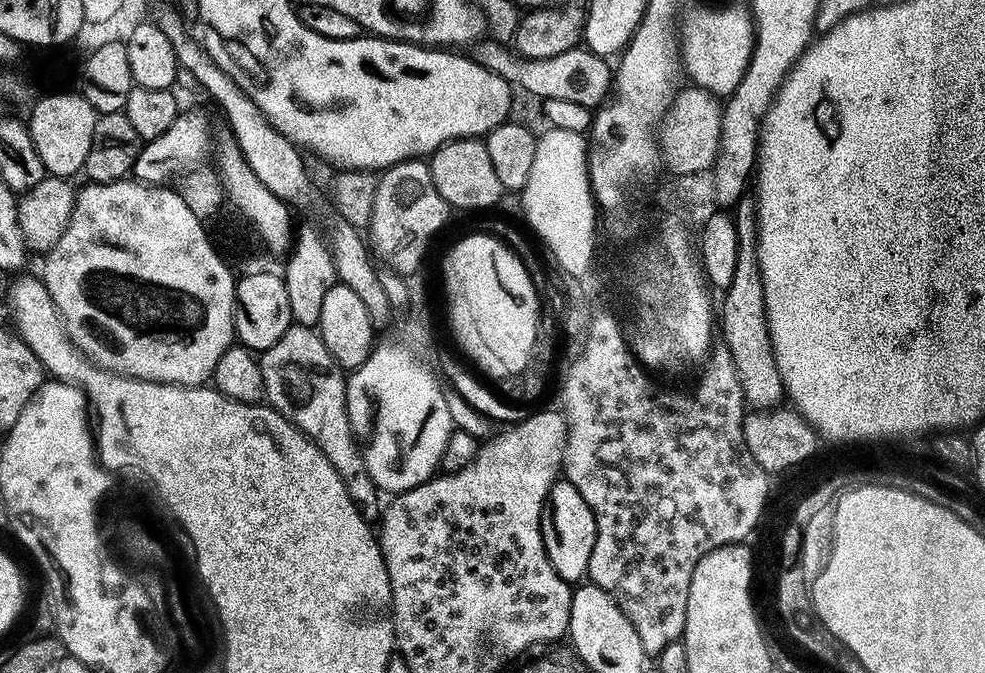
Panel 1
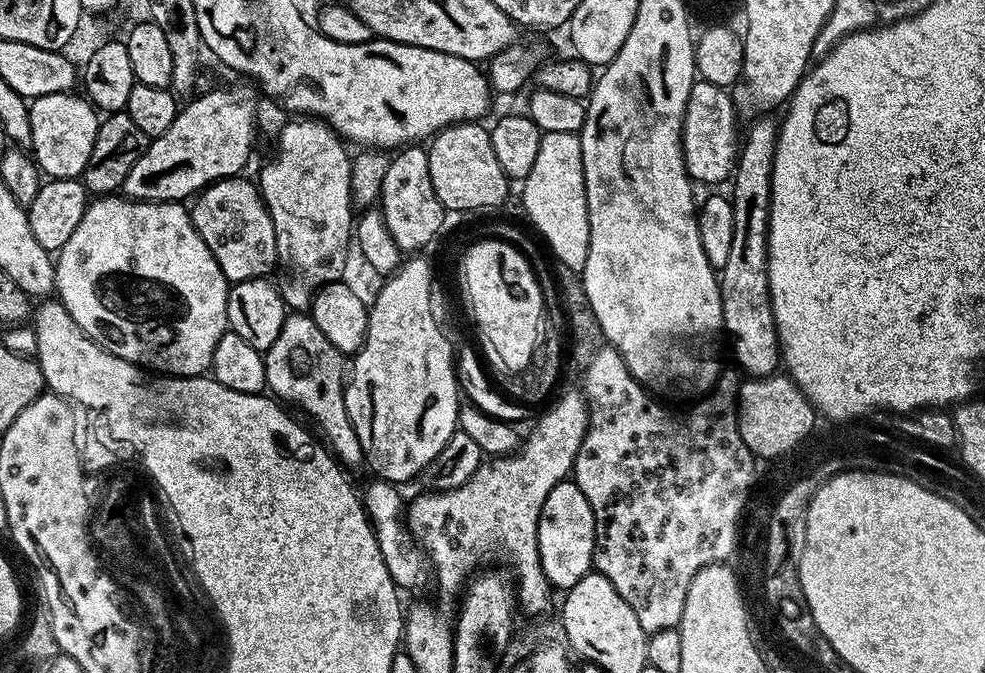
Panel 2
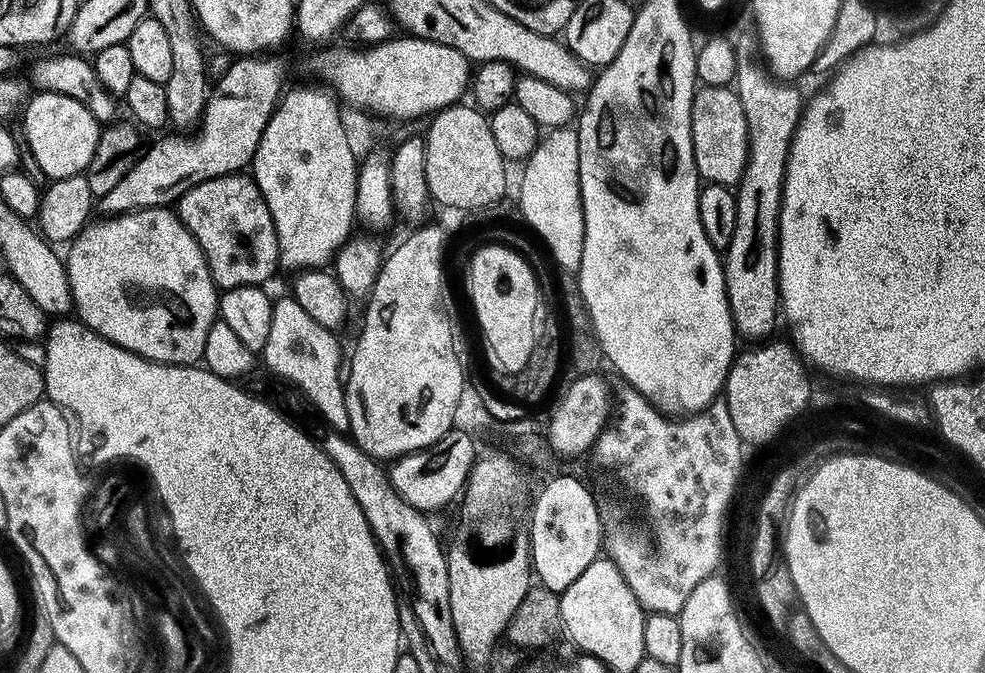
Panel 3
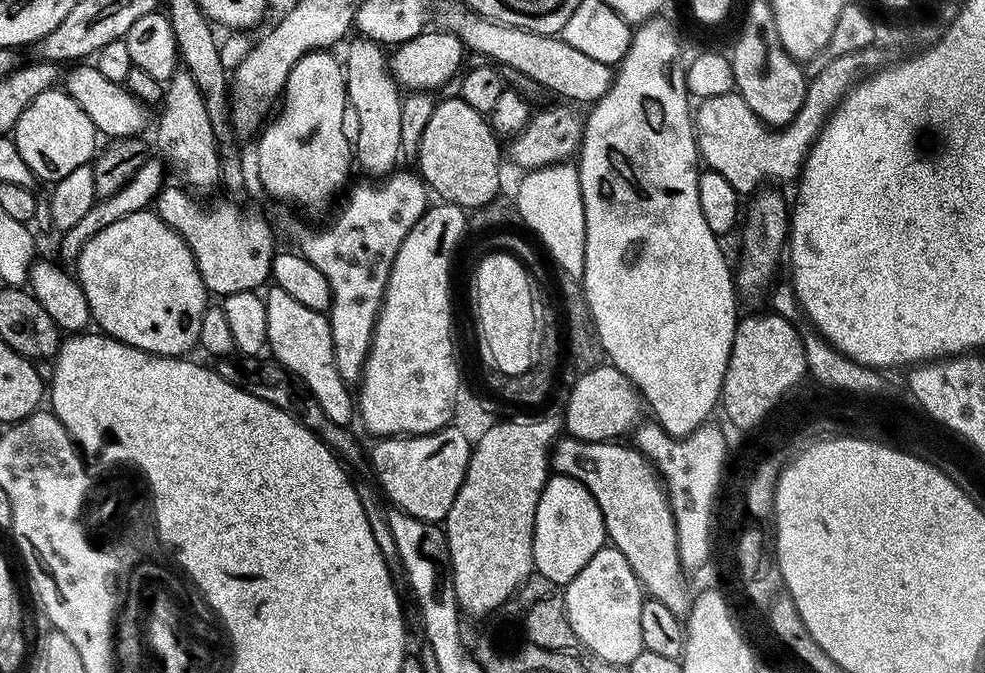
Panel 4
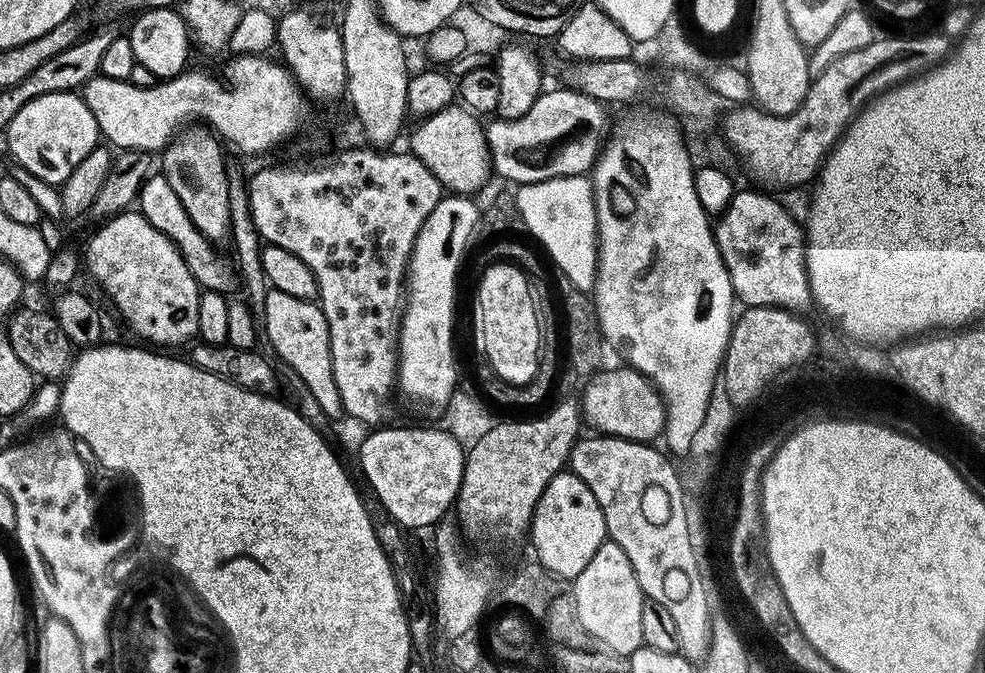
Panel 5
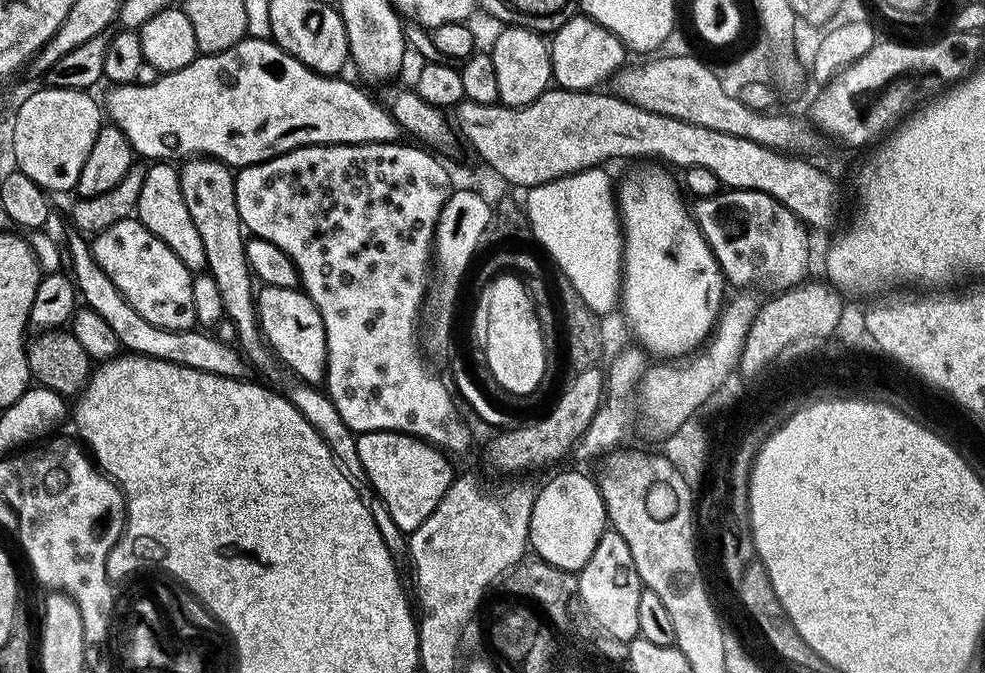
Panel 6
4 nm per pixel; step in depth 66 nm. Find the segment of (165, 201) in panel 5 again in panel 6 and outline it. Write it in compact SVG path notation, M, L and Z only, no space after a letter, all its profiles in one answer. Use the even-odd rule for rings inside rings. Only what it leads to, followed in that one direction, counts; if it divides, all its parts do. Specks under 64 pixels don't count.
M152 162L144 169L142 178L142 194L138 194L135 219L139 220L154 238L166 242L174 254L188 267L189 272L200 274L206 268L206 254L202 250L202 238L198 238L198 230L194 230L194 218L190 218L190 210L186 210L186 202L182 198L179 187L174 186L174 168L168 162Z

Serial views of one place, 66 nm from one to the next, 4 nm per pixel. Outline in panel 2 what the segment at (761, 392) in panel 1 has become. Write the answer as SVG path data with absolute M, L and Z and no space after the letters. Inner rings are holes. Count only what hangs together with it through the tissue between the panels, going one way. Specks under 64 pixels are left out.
M761 114L747 125L748 134L743 135L742 147L731 177L730 199L734 210L734 238L730 245L730 255L726 266L718 269L720 301L722 302L723 331L732 335L732 352L740 363L740 368L749 377L773 375L781 367L780 339L776 333L774 310L768 285L768 215L770 214L770 194L772 193L772 163L776 153L777 121L771 115Z

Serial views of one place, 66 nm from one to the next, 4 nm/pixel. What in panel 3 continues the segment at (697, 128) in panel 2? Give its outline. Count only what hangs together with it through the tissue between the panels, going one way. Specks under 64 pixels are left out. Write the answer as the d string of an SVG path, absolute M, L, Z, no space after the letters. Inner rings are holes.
M723 84L697 87L692 103L692 141L701 181L729 186L740 183L748 161L748 127L735 87Z

